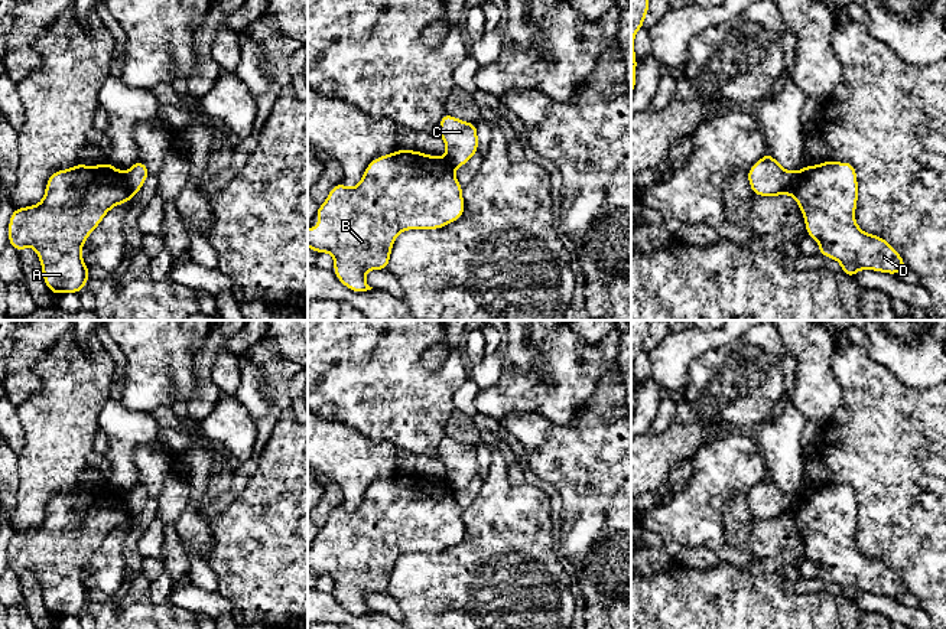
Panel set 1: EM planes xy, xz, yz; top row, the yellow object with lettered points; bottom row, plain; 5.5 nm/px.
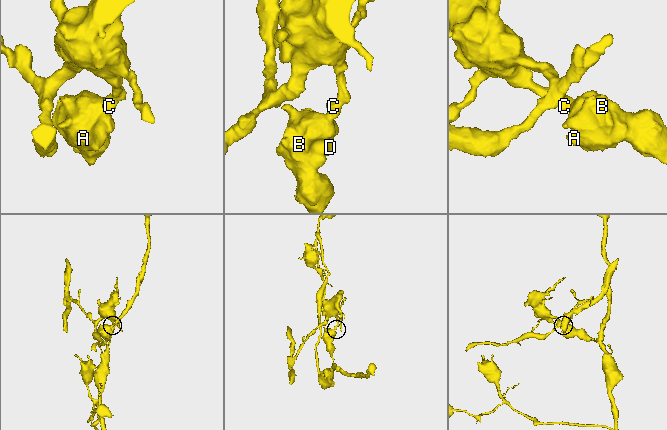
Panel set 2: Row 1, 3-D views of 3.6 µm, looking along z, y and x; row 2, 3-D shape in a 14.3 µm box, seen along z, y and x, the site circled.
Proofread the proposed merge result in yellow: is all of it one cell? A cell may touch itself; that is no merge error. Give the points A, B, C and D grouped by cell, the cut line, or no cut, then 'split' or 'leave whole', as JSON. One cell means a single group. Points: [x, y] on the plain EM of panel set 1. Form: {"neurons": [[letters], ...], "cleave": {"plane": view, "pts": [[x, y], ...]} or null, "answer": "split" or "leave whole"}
{"neurons": [["A", "B", "D"], ["C"]], "cleave": {"plane": "xy", "pts": [[124, 496], [124, 505], [132, 520]]}, "answer": "split"}

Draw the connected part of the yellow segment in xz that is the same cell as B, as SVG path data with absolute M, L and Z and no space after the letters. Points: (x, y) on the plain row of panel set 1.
M396 473L387 479L373 482L365 491L363 502L354 512L348 512L342 505L337 506L318 529L315 544L322 544L322 550L308 553L308 570L319 576L329 576L334 583L334 597L351 615L363 616L371 613L365 604L367 593L389 593L389 584L394 561L406 553L439 553L456 545L465 534L462 508L454 496L455 491L446 480L423 478L417 473Z

